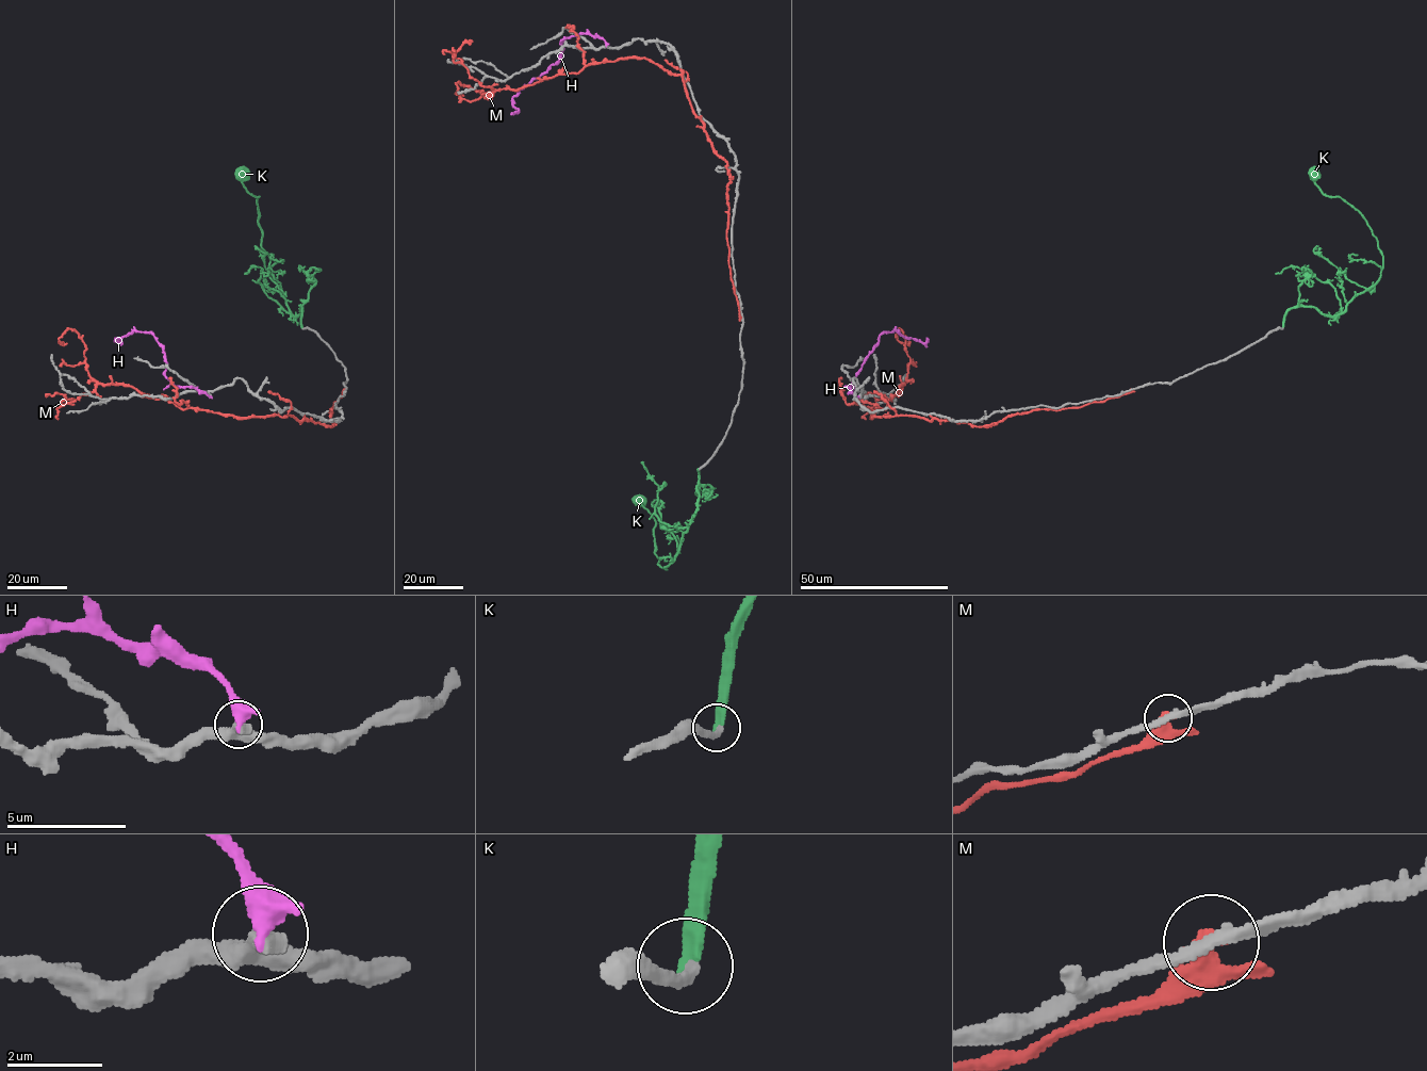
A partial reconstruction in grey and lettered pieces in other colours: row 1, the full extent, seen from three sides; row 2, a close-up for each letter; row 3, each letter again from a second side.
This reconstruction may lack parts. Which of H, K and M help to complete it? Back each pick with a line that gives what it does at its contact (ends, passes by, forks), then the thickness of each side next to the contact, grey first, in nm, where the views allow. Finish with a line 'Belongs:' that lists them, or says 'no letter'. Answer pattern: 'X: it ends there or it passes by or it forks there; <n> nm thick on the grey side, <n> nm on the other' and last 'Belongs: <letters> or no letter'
K: it ends there; 280 nm thick on the grey side, 360 nm on the other
Belongs: K

